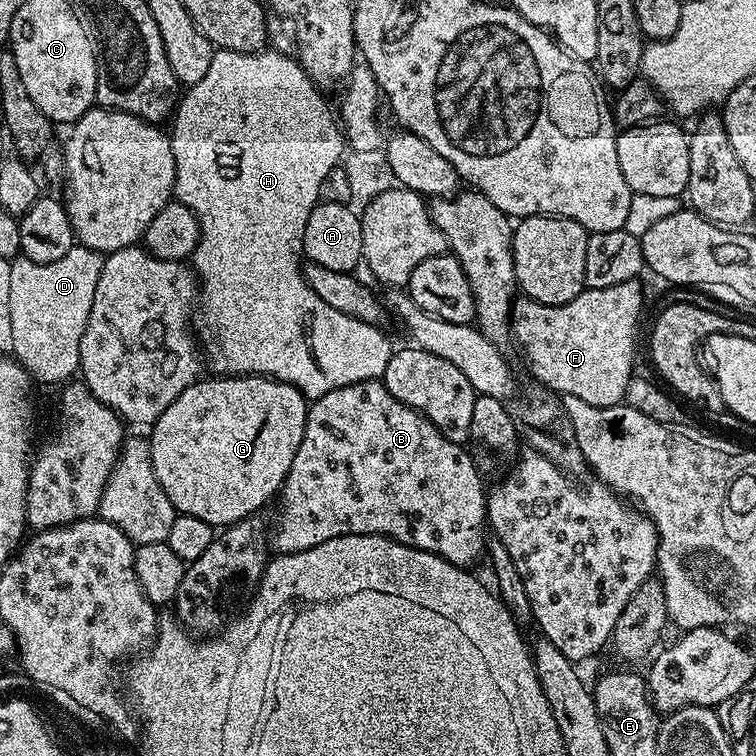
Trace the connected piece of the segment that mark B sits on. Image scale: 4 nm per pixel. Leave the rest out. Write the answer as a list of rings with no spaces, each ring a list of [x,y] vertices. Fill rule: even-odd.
[[[367,380],[366,382],[356,382],[350,386],[342,386],[338,390],[330,390],[330,394],[322,394],[308,405],[308,417],[306,418],[302,446],[298,446],[298,454],[294,454],[294,462],[290,462],[290,470],[284,479],[284,487],[278,493],[279,500],[281,500],[276,524],[274,520],[274,548],[280,554],[301,552],[302,550],[310,550],[310,546],[322,546],[322,542],[330,542],[330,538],[349,536],[350,534],[374,534],[375,536],[389,536],[399,544],[405,544],[418,550],[426,550],[430,554],[438,554],[454,566],[471,569],[472,563],[479,556],[483,557],[486,552],[488,502],[483,482],[485,483],[482,473],[476,469],[476,464],[472,461],[471,451],[466,450],[465,445],[447,440],[444,433],[431,424],[424,415],[416,412],[410,406],[398,402],[398,398],[394,398],[394,394],[390,394],[390,390],[386,390],[383,382]]]

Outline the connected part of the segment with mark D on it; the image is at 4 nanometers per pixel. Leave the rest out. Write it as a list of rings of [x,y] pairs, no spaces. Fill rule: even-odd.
[[[81,244],[73,245],[65,257],[52,263],[31,262],[21,255],[12,260],[8,307],[10,350],[37,383],[60,384],[79,371],[82,336],[103,265],[101,253]]]

